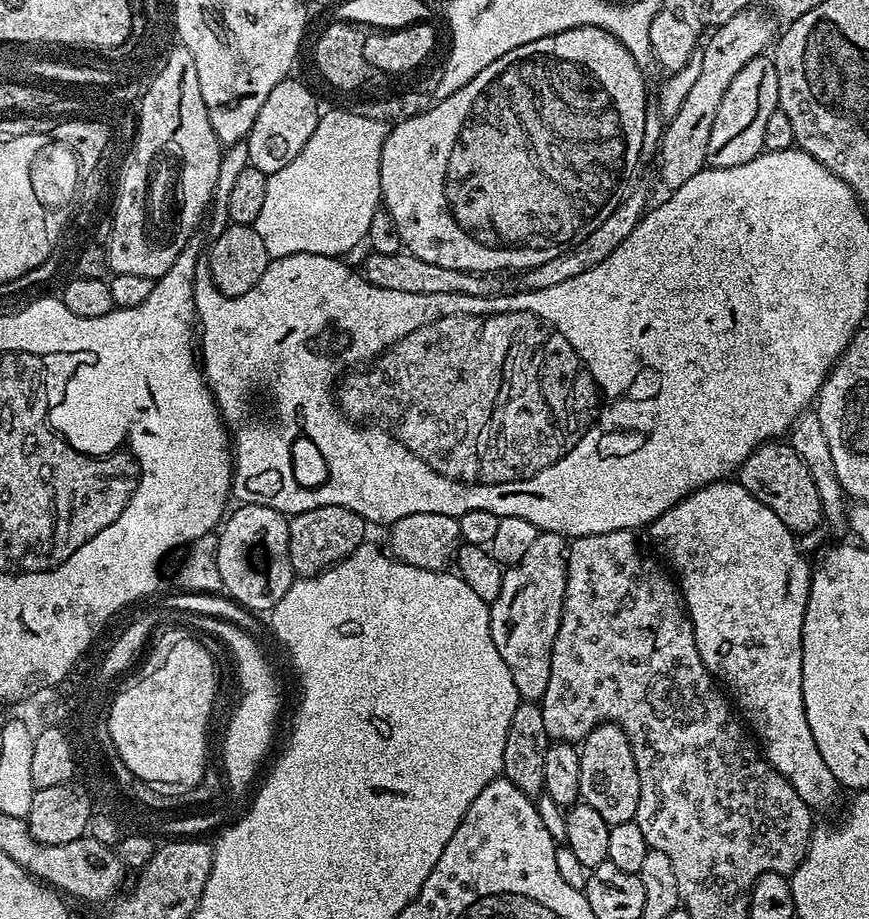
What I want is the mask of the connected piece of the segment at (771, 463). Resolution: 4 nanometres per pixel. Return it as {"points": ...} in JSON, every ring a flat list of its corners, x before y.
{"points":[[769,442,755,448,750,458,746,458,746,462,738,469,738,483,750,490,750,494,754,494,762,506,770,506,770,510,782,518,782,522,793,534,821,527,822,513,814,478,810,478,810,470,806,470,802,458,798,458,791,444]]}

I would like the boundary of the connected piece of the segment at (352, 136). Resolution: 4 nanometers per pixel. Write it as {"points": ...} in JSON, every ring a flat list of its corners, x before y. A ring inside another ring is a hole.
{"points":[[341,110,325,111,321,115,310,142,302,146,298,158,290,166,268,176,266,199,255,222,255,230,262,238,269,257,290,254,322,254,343,257,343,252,365,243,376,211,382,208,380,199,380,163,382,146,388,137,389,125,374,118]]}

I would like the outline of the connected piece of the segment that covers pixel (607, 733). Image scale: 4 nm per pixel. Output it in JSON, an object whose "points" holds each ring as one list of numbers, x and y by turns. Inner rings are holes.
{"points":[[600,724,579,745,580,769,580,800,594,806,608,825,621,824,636,819,638,798,640,797,640,779,638,766,634,762,634,754,626,734,617,724]]}

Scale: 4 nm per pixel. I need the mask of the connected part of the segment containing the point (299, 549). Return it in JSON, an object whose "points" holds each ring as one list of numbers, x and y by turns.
{"points":[[318,506,314,510,297,512,289,519,288,533,290,534,290,562,292,571,297,577,316,576,320,572,333,568,339,560,344,560,358,545,365,543,364,528,366,522,354,510,346,506]]}

